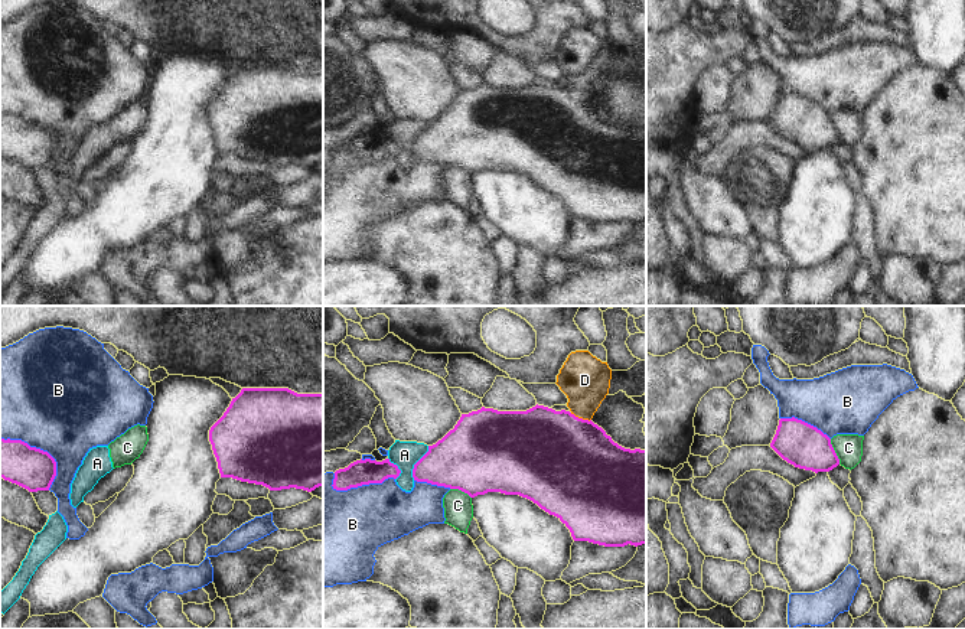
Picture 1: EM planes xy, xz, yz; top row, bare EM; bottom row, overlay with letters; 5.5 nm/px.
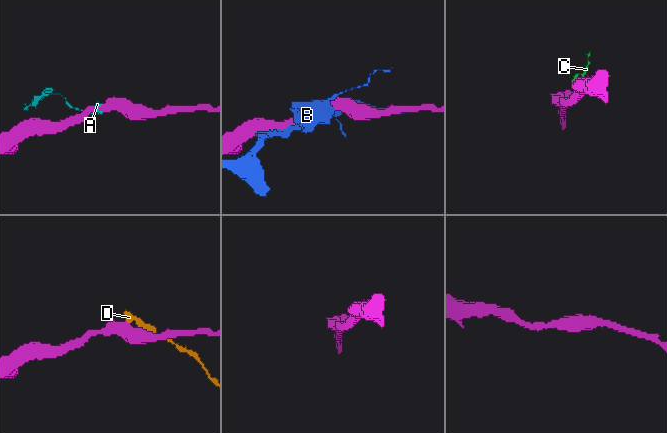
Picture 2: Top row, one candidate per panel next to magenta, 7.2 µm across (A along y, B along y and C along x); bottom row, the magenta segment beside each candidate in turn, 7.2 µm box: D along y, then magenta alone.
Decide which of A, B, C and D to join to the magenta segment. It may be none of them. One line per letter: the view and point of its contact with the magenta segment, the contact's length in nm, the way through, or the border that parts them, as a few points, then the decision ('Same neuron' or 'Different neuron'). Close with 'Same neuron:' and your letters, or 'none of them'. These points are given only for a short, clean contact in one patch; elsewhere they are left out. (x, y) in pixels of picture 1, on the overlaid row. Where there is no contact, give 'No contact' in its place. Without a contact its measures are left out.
A: Touches magenta at xz (416, 463). Shared border 220 nm. Boundary: xz (429, 446), (429, 450), (414, 465), (413, 479). Different neuron
B: Touches magenta at xy (42, 450). Shared border 400 nm. Different neuron
C: Touches magenta at yz (834, 452). Shared border 160 nm. Boundary: yz (830, 439), (840, 463). Different neuron
D: Touches magenta at xz (580, 419). Shared border 130 nm. Boundary: xz (570, 413), (590, 420). Different neuron
Same neuron: none of them

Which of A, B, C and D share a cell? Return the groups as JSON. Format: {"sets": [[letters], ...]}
{"sets": [["A", "C"], ["B"], ["D"]]}

